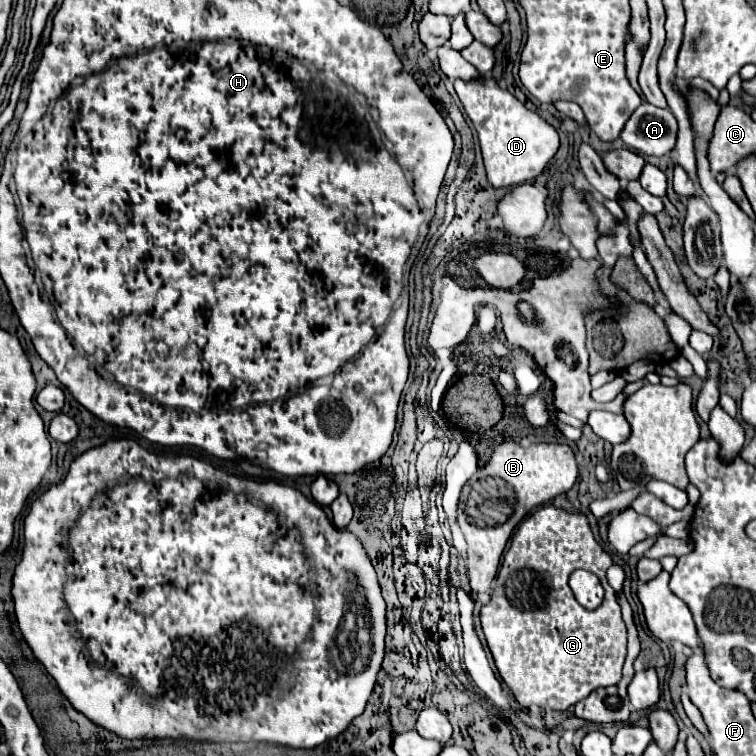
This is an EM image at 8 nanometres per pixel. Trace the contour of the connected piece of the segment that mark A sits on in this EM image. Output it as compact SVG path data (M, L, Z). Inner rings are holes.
M643 101L629 117L621 139L627 147L643 155L669 155L675 149L677 119L671 109L659 109Z

